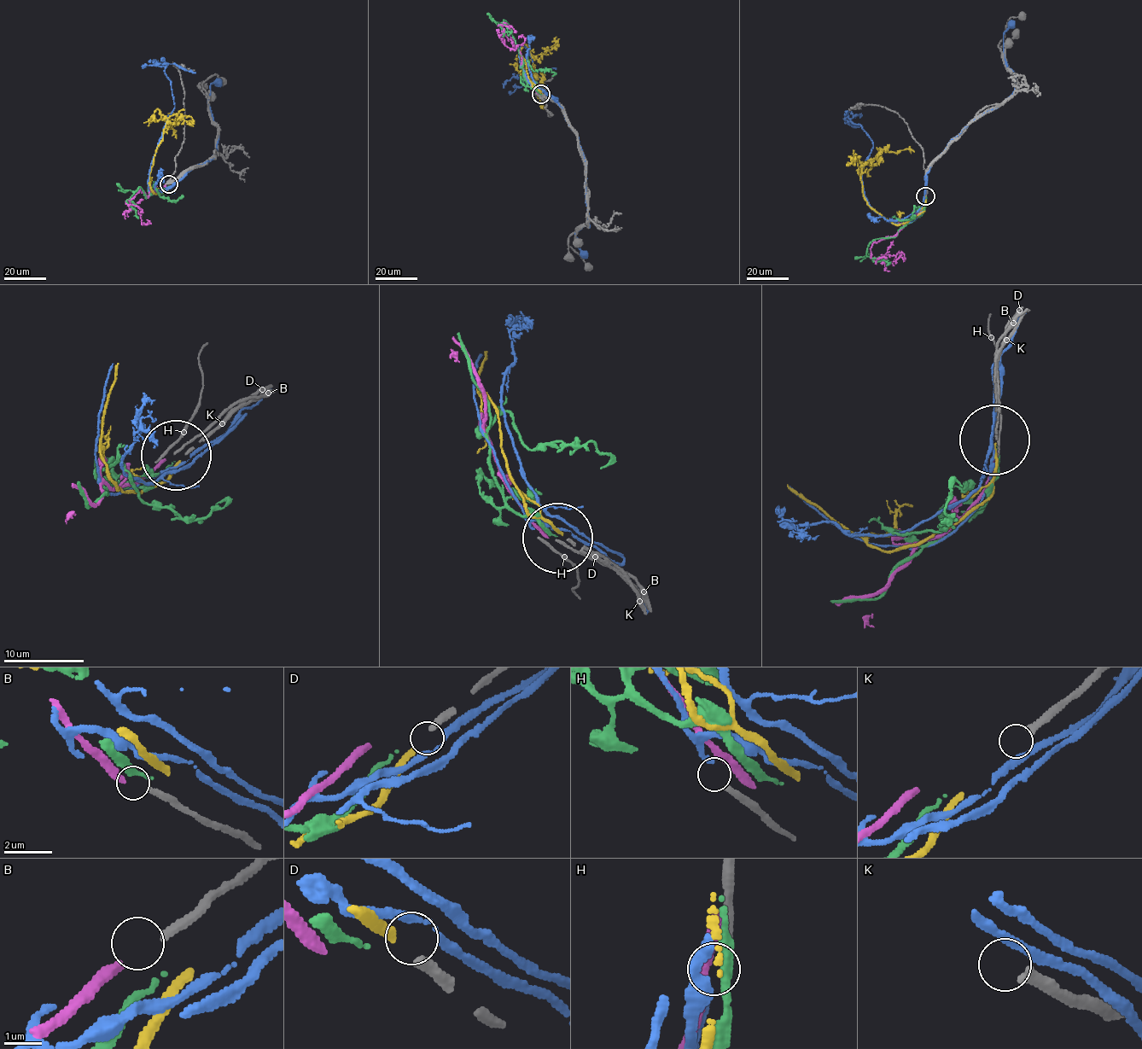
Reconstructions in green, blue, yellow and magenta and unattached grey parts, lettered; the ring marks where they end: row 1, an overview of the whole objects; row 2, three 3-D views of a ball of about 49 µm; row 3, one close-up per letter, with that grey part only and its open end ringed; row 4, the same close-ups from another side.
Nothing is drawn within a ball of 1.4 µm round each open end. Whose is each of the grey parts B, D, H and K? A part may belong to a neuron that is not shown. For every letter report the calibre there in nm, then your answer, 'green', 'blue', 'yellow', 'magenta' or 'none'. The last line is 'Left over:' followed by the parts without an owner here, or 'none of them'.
B: 220 nm | magenta
D: 240 nm | yellow
H: 190 nm | blue
K: 240 nm | none
Left over: K

